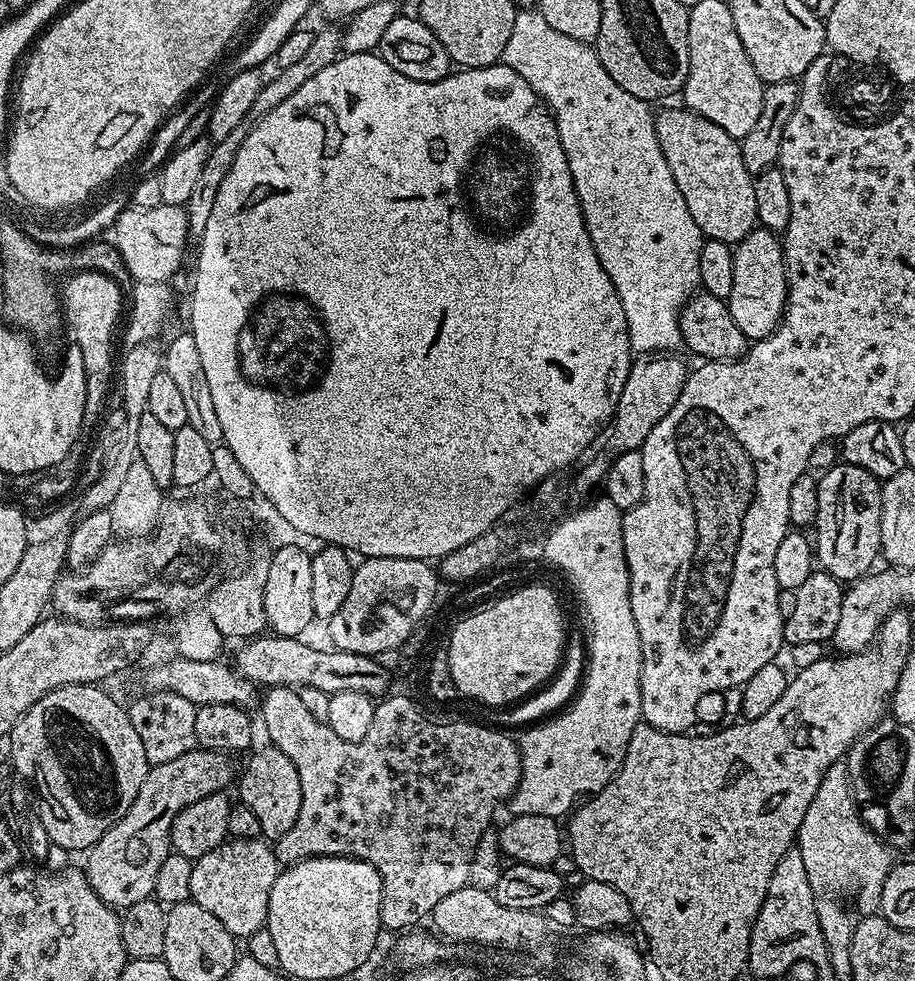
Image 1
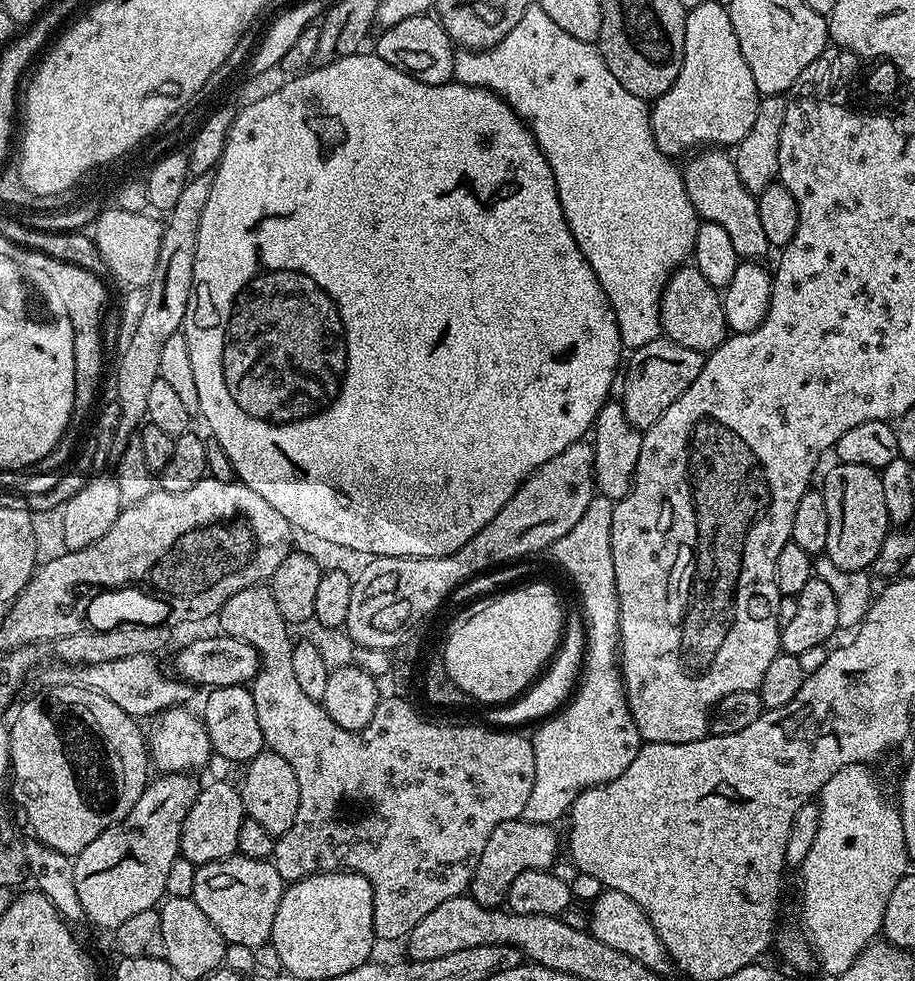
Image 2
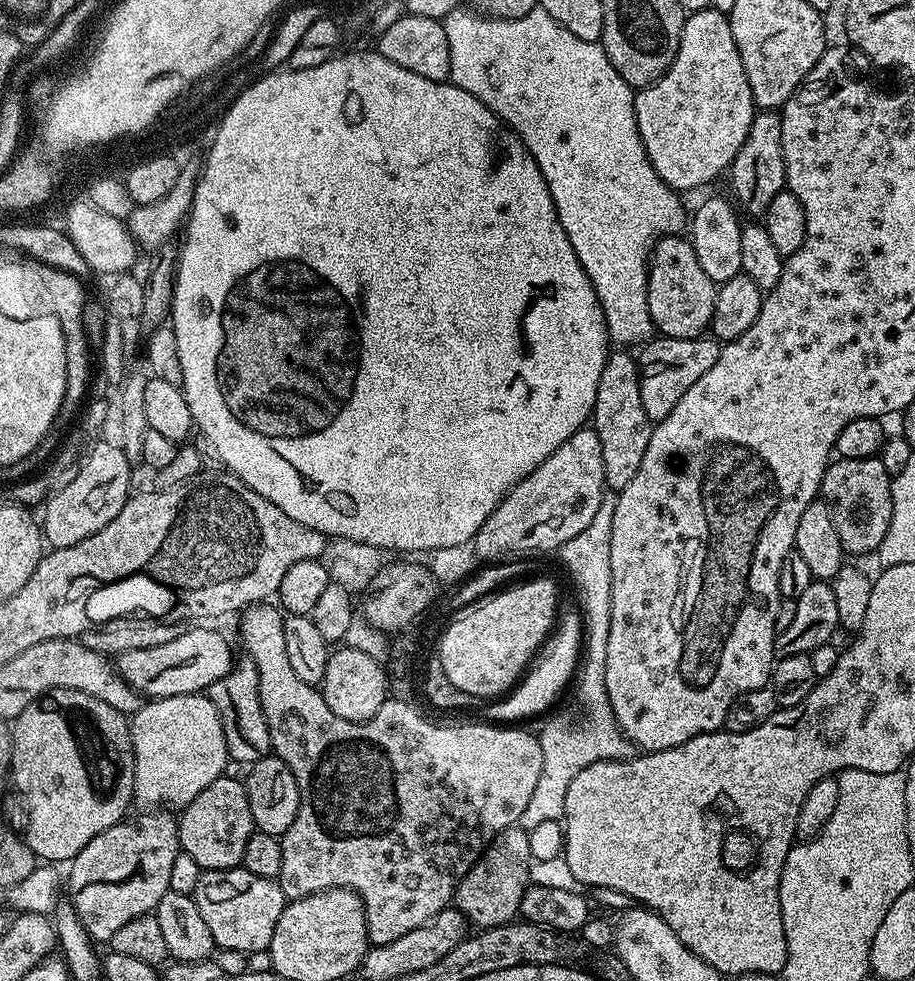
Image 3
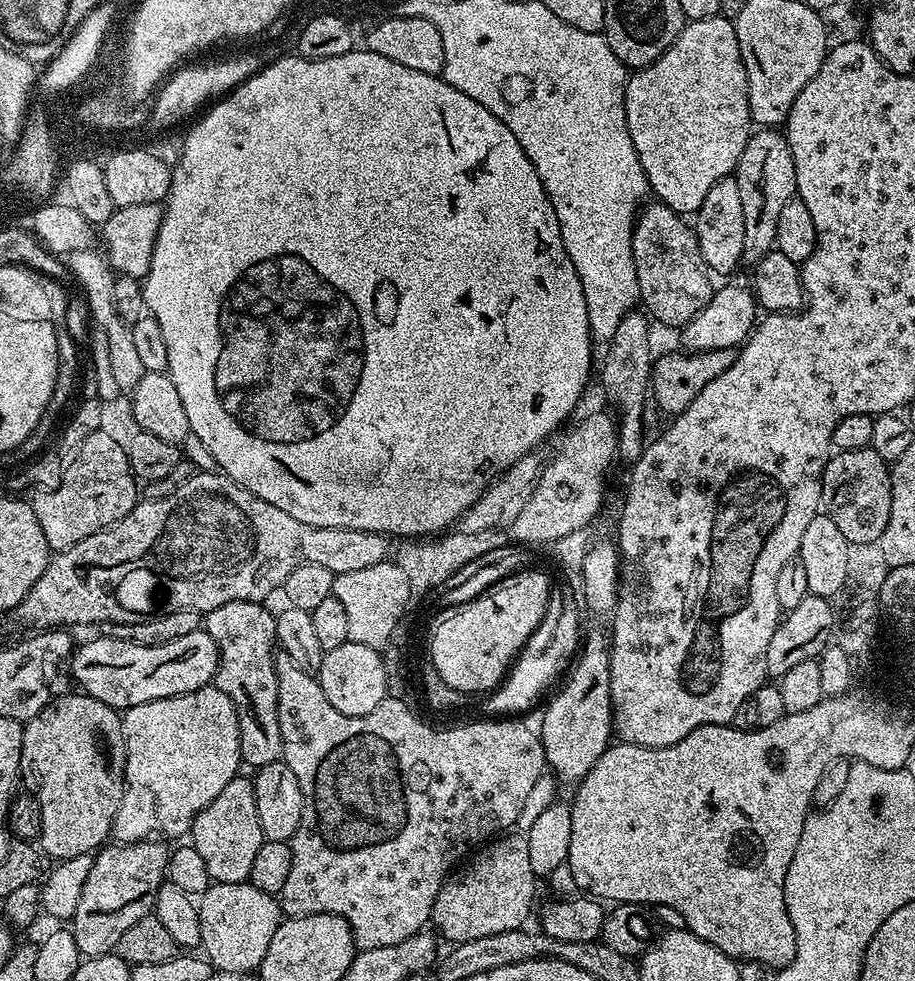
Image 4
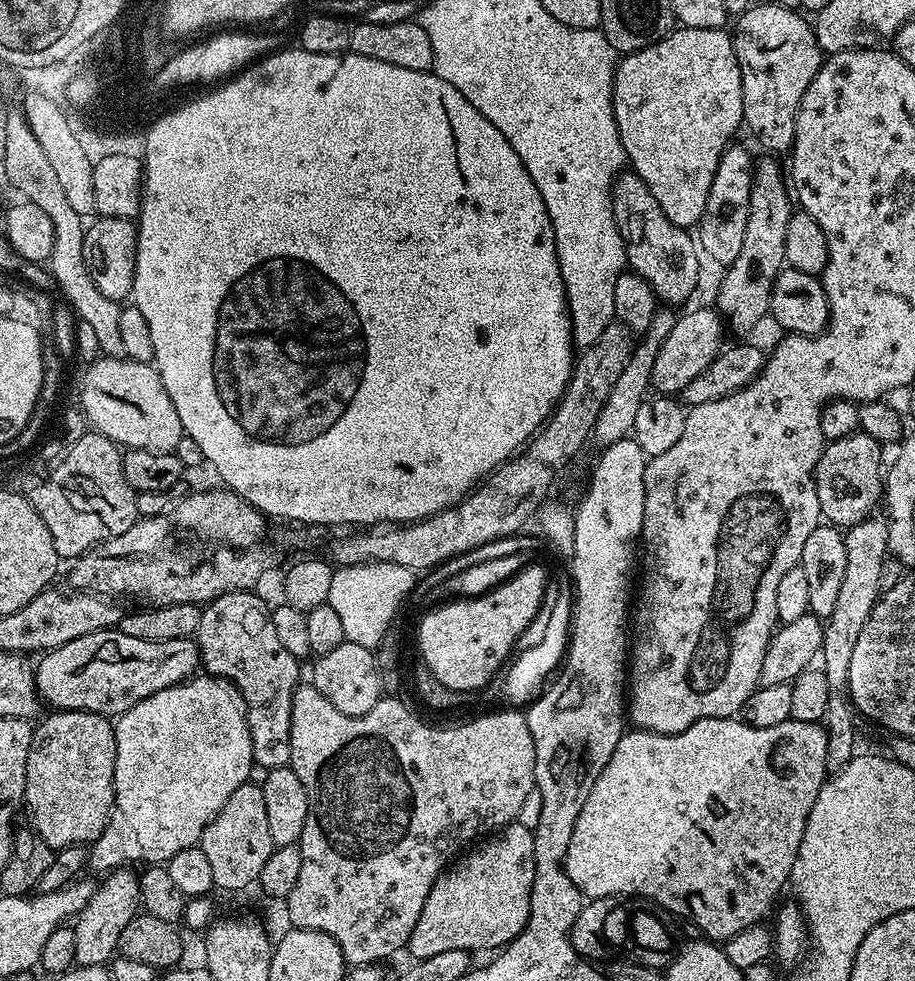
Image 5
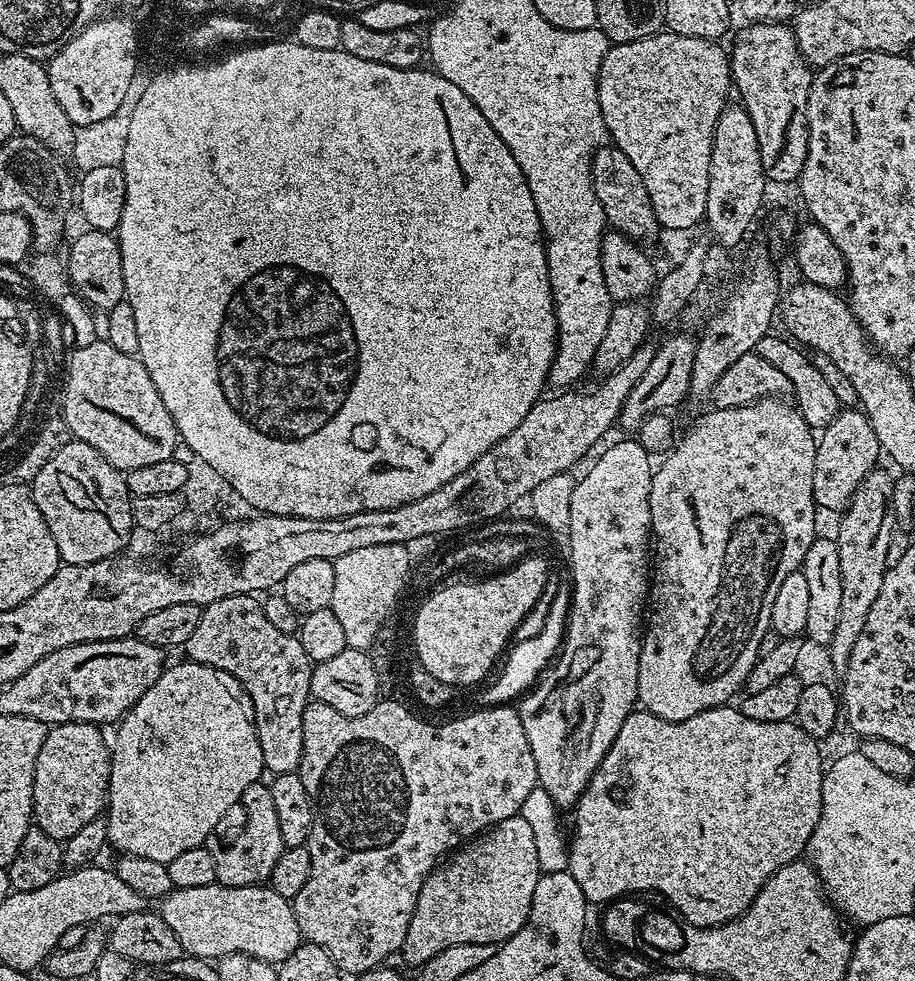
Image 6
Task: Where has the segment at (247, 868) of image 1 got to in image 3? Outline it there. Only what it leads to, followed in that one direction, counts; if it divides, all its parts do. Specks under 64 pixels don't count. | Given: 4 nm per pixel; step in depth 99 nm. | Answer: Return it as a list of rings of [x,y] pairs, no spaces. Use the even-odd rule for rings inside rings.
[[[242,866],[201,871],[194,899],[198,914],[202,914],[210,934],[214,934],[217,949],[225,948],[228,952],[263,953],[267,950],[286,903],[276,880],[258,878],[258,874],[250,874],[250,870]]]

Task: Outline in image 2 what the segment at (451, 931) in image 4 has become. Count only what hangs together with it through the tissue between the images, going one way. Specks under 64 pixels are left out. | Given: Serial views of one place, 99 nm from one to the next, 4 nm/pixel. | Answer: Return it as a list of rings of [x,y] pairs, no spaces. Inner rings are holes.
[[[507,820],[502,822],[490,834],[486,842],[486,850],[482,850],[482,858],[478,858],[478,866],[472,875],[470,894],[486,908],[495,908],[505,903],[510,882],[518,878],[528,868],[551,869],[557,863],[556,851],[562,844],[556,841],[557,829],[550,824],[535,824],[532,820]]]

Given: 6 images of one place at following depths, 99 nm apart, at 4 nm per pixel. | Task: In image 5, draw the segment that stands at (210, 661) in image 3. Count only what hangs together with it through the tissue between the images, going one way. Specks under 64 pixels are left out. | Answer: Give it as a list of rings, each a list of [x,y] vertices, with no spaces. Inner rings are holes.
[[[103,628],[94,634],[82,634],[82,638],[74,638],[74,642],[53,648],[51,652],[41,655],[39,660],[35,665],[36,692],[49,709],[61,712],[84,710],[109,718],[120,717],[138,702],[158,694],[158,690],[185,683],[197,675],[201,667],[200,647],[196,645],[195,639],[146,642],[143,638],[130,638],[130,634],[122,634],[116,628]]]

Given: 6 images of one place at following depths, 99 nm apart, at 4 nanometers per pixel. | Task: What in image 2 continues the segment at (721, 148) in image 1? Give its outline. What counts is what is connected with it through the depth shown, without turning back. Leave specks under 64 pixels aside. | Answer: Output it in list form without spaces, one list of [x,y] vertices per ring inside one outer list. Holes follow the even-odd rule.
[[[708,146],[697,151],[697,156],[688,165],[683,165],[686,194],[701,221],[714,222],[722,226],[726,234],[730,234],[730,242],[734,242],[734,250],[740,255],[741,261],[763,261],[763,256],[770,252],[770,245],[765,232],[762,231],[762,222],[758,218],[756,196],[750,190],[746,190],[746,186],[742,186],[735,159],[724,152],[727,151],[716,146]]]

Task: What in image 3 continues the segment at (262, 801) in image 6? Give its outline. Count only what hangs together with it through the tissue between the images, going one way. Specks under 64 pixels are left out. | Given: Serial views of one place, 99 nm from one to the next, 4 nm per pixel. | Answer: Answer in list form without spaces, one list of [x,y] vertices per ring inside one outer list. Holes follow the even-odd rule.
[[[225,774],[210,782],[198,798],[194,798],[190,803],[185,804],[178,816],[180,826],[180,847],[183,852],[190,854],[194,862],[202,870],[226,870],[227,868],[239,868],[243,865],[246,854],[246,842],[250,842],[254,825],[250,814],[250,798],[243,779],[235,780],[231,774]]]

